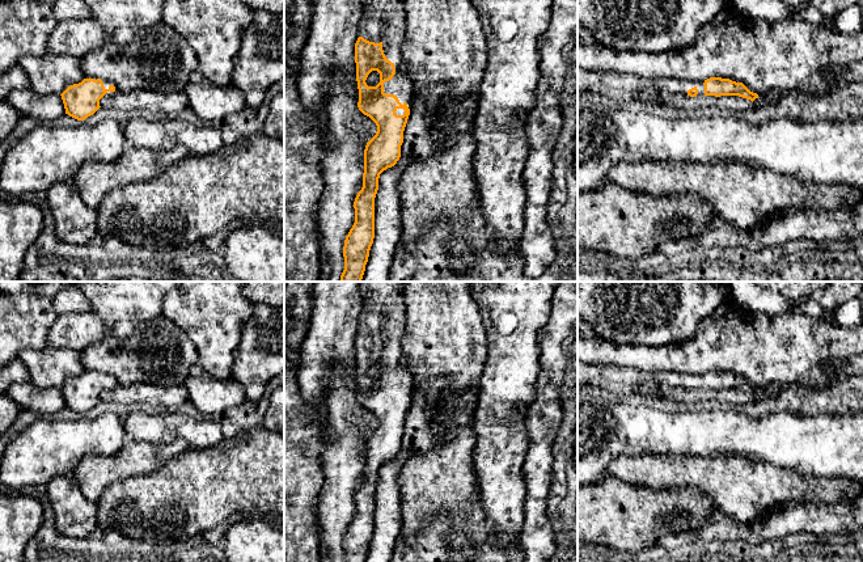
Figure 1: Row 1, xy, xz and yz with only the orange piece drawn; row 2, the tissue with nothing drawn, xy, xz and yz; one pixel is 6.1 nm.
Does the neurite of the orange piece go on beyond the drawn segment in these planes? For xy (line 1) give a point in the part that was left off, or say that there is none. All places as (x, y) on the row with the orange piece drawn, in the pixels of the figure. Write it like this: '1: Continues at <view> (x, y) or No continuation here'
1: Continues at xy (106, 84)

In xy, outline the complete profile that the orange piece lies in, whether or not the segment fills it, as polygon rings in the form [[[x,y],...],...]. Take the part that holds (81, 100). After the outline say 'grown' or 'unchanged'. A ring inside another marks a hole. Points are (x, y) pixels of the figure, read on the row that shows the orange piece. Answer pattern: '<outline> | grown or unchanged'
[[[86,76],[81,83],[68,86],[60,96],[65,114],[77,121],[84,121],[101,107],[100,100],[102,97],[110,97],[117,92],[114,84]]] | grown

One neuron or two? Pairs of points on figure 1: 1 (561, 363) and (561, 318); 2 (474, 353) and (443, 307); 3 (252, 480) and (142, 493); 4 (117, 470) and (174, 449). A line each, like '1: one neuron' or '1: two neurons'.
1: one neuron
2: one neuron
3: one neuron
4: one neuron

